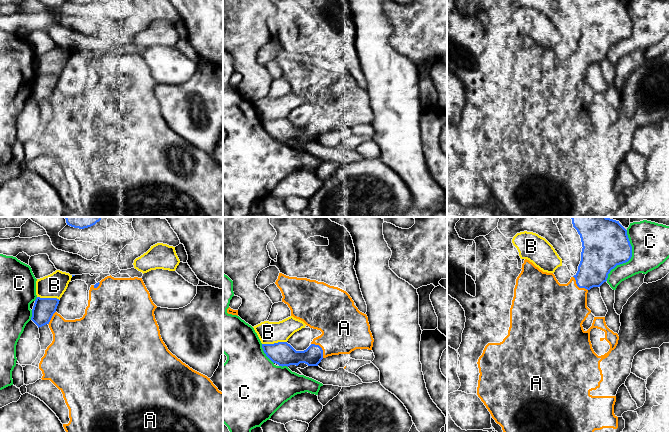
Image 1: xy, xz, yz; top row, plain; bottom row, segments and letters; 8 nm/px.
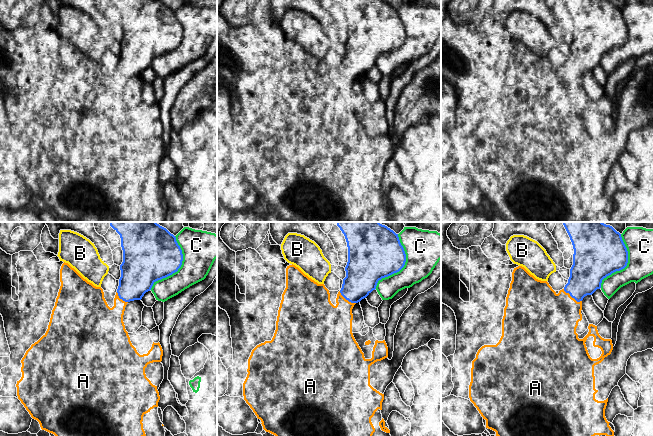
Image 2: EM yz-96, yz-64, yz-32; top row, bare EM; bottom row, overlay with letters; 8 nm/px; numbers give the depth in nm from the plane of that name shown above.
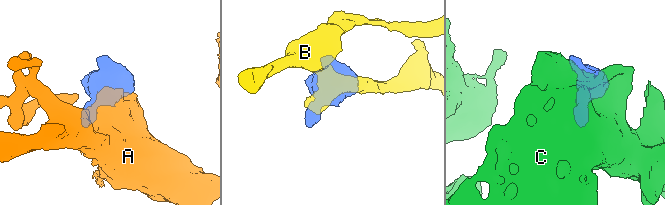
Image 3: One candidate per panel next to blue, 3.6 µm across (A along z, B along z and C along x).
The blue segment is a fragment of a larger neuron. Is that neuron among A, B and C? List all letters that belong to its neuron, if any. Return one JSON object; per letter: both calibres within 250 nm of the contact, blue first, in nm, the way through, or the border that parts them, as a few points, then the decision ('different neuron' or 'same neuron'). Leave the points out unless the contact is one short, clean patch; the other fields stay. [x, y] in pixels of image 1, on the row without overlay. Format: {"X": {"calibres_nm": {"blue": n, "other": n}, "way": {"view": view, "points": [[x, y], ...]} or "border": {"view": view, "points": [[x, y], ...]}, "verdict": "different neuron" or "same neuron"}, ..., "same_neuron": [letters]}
{"A": {"calibres_nm": {"blue": 160, "other": 380}, "verdict": "same neuron"}, "B": {"calibres_nm": {"blue": 190, "other": 180}, "border": {"view": "xz", "points": [[286, 117], [262, 120]]}, "verdict": "different neuron"}, "C": {"calibres_nm": {"blue": 360, "other": 300}, "verdict": "different neuron"}, "same_neuron": ["A"]}

